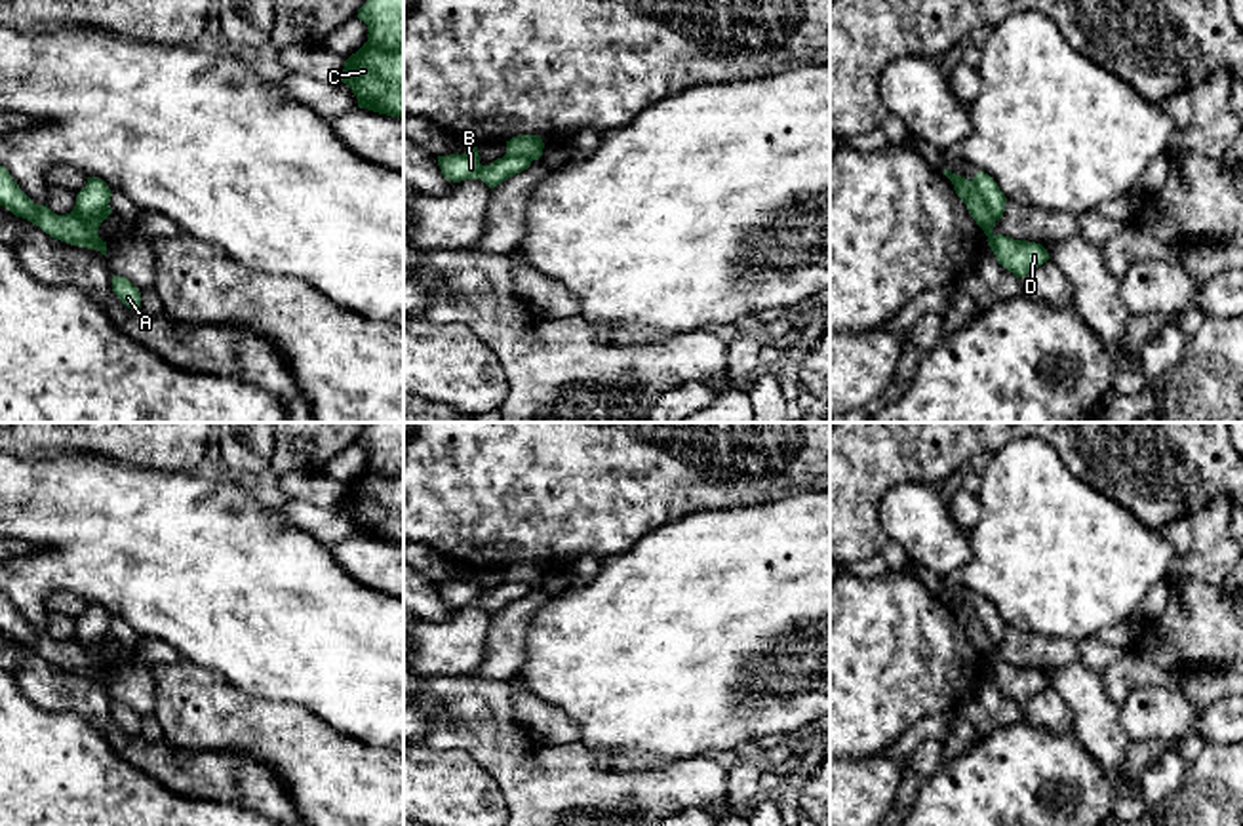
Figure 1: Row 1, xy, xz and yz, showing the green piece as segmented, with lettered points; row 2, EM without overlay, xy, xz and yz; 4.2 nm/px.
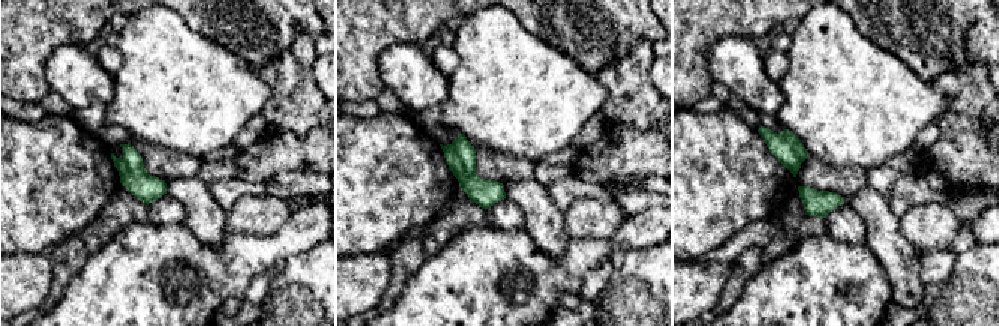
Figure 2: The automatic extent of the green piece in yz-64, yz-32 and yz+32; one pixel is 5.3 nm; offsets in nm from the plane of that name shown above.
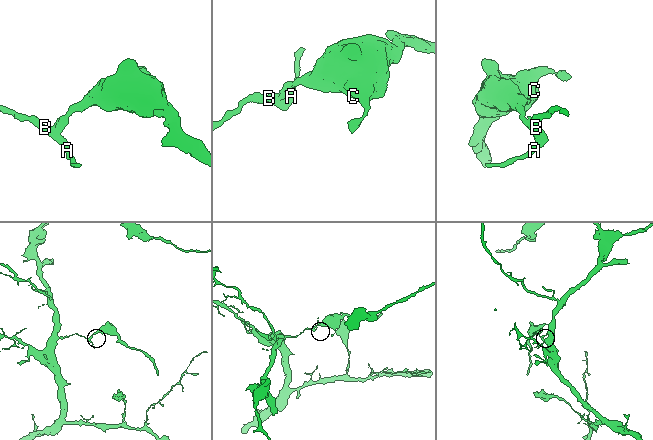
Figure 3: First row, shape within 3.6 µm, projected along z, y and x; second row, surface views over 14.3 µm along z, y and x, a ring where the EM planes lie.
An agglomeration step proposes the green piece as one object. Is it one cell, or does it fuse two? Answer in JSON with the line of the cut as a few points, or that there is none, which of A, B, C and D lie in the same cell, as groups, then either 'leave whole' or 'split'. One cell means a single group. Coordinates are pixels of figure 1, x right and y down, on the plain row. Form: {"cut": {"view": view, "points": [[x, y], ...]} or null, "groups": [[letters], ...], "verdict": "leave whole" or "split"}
{"cut": {"view": "yz", "points": [[971, 608], [996, 646]]}, "groups": [["A", "B", "D"], ["C"]], "verdict": "split"}

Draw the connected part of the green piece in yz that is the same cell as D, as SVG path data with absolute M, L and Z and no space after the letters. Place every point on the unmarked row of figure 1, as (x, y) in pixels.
M990 660L988 672L992 674L997 689L1016 704L1024 704L1030 697L1051 685L1041 670L1013 666L1003 660Z

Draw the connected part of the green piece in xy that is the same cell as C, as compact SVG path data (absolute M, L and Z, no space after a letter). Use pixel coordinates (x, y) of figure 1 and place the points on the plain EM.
M371 423L356 443L367 451L367 468L345 487L339 506L352 516L360 535L404 544L404 423Z

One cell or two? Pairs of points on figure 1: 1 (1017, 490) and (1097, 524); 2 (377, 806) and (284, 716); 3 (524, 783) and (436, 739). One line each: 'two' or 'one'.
1: one
2: one
3: one

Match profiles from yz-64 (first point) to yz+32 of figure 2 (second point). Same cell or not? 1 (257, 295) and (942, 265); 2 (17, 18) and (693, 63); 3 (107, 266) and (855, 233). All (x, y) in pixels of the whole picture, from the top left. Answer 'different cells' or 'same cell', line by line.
1: same cell
2: same cell
3: different cells

